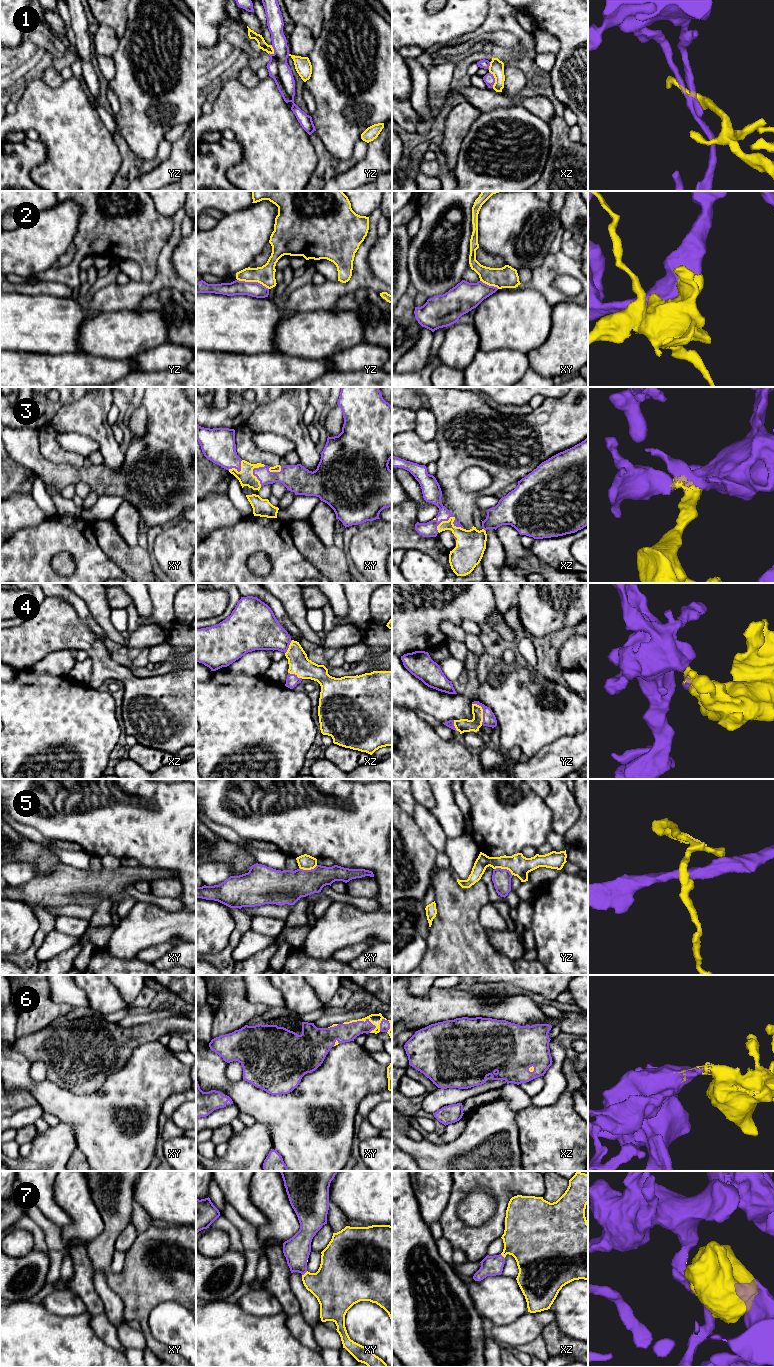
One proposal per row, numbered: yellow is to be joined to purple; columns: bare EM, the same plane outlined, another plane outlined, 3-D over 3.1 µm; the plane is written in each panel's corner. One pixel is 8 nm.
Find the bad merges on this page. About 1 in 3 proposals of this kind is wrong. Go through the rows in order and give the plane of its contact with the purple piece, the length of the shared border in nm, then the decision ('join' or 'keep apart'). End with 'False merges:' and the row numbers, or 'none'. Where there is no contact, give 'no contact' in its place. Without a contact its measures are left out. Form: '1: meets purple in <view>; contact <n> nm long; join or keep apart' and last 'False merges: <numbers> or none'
1: meets purple in xz; contact 130 nm long; keep apart
2: meets purple in yz; contact 260 nm long; keep apart
3: meets purple in xy; contact 180 nm long; join
4: meets purple in yz; contact 190 nm long; join
5: meets purple in yz; contact 160 nm long; keep apart
6: meets purple in xy; contact 280 nm long; join
7: meets purple in xy; contact 60 nm long; join
False merges: 1, 2, 5

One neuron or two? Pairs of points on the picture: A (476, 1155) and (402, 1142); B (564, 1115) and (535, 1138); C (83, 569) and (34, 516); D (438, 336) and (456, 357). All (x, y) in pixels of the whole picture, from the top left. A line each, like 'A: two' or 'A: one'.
A: one
B: one
C: two
D: two

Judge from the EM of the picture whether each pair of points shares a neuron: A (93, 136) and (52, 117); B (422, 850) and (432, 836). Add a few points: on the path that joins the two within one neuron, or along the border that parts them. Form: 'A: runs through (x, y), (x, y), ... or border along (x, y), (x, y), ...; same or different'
A: runs through (83, 136), (79, 136), (62, 119); same
B: border along (415, 821), (425, 838), (437, 851); different

